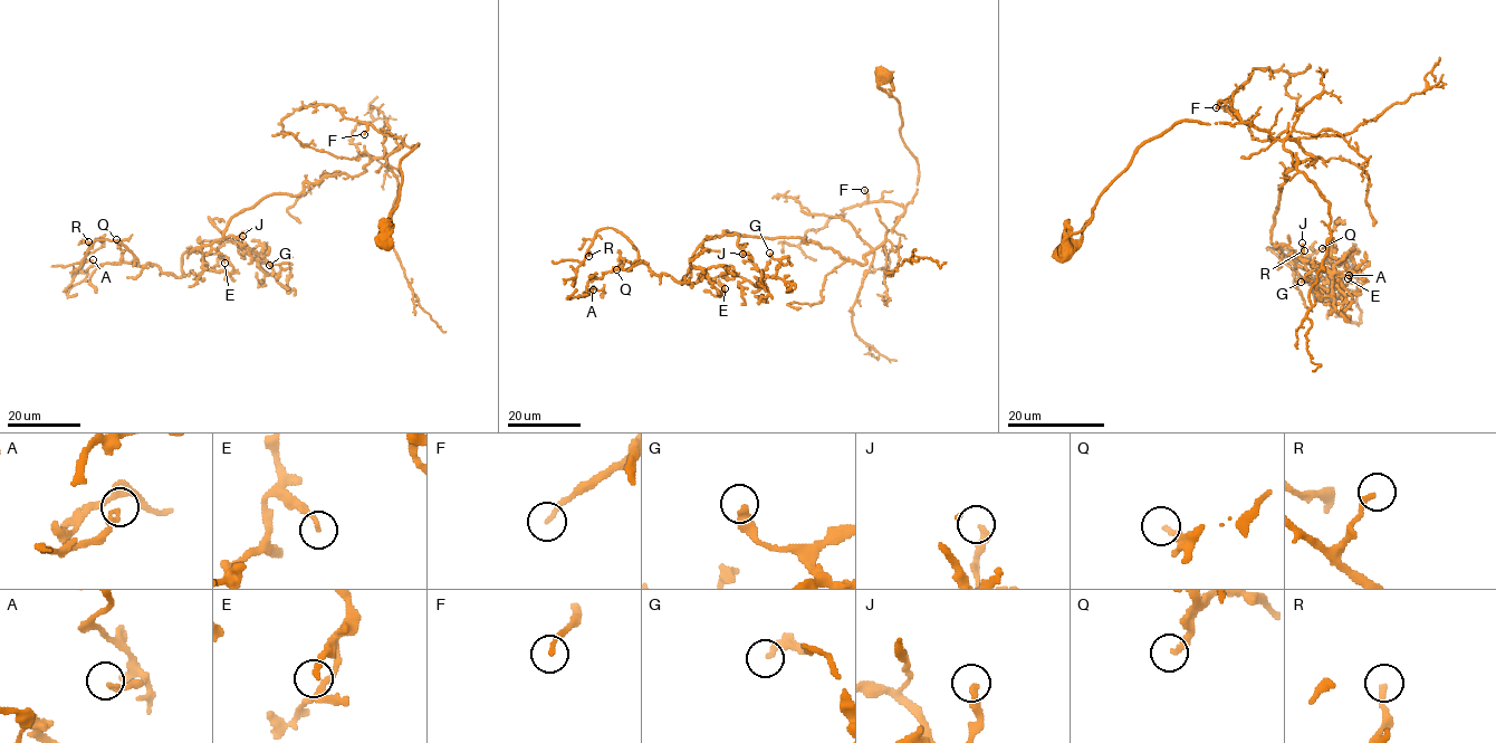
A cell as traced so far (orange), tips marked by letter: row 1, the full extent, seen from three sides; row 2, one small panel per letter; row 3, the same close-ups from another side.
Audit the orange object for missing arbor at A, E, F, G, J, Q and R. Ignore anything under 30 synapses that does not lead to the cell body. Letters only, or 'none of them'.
none of them

